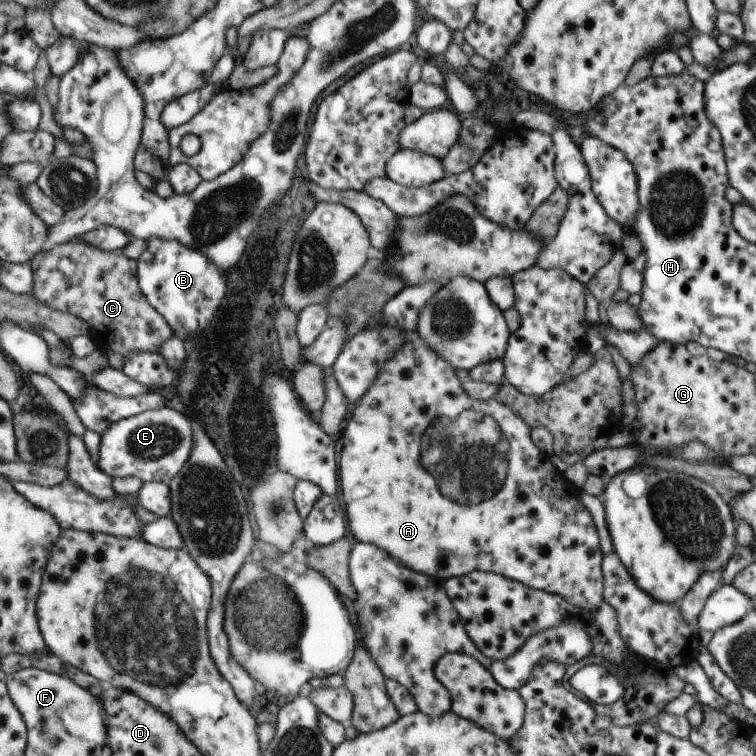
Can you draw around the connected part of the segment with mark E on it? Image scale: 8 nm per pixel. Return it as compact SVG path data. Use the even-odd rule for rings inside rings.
M158 408L149 410L119 423L113 424L104 434L101 435L99 466L113 479L138 477L144 483L148 481L160 481L171 484L180 472L184 470L192 458L192 448L195 446L195 439L192 436L192 416L176 408Z

